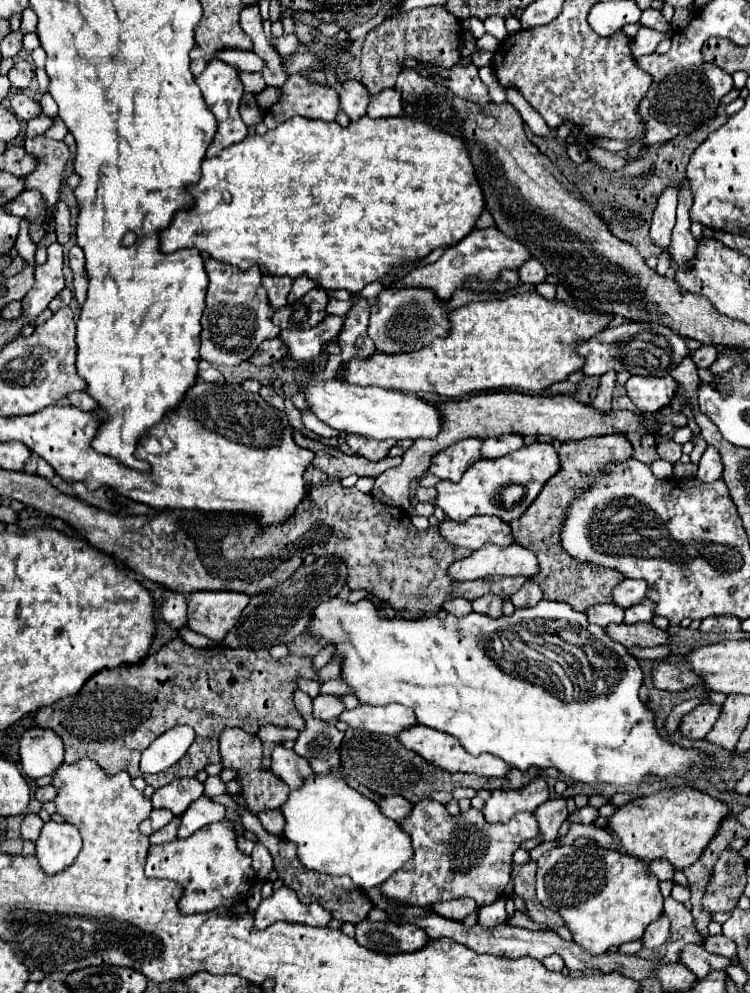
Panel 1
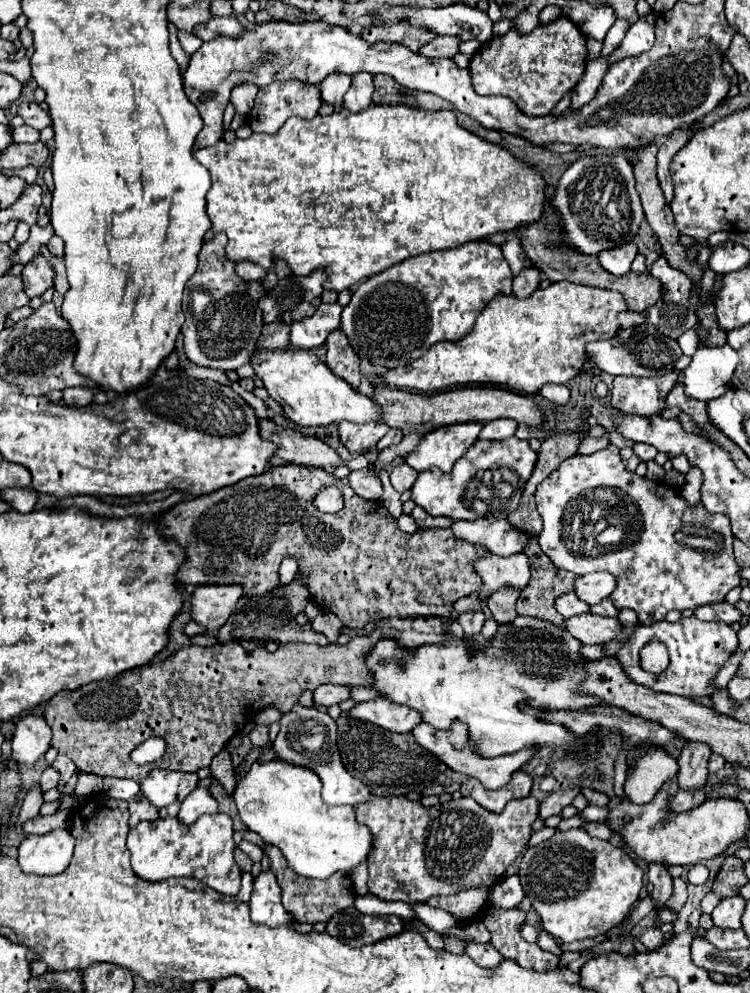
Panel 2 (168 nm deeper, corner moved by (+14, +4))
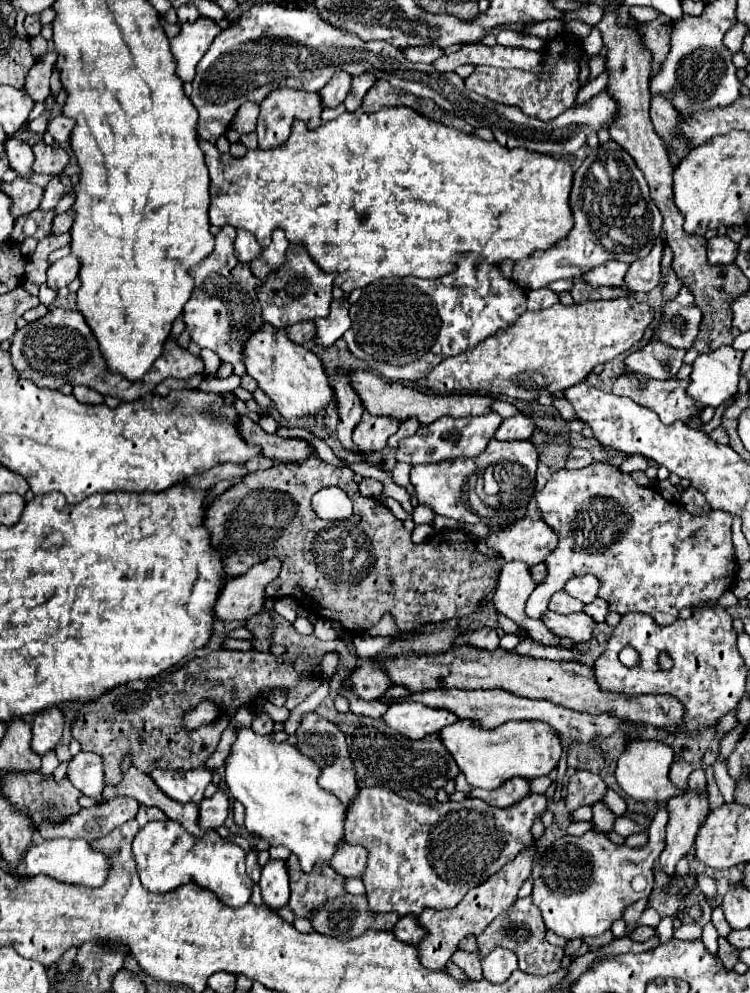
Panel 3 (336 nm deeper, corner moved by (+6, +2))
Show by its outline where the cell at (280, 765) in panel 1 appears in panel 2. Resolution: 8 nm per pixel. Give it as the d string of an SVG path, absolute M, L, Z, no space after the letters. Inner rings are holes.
M255 726L255 728L251 730L249 738L251 738L253 746L257 746L257 748L265 748L265 746L269 744L269 734L267 734L267 726Z

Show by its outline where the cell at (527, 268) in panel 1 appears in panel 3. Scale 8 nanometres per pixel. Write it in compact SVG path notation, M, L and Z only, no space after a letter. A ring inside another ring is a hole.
M549 288L531 290L527 294L527 308L529 310L543 310L543 308L549 308L549 306L553 306L557 302L559 302L559 296Z

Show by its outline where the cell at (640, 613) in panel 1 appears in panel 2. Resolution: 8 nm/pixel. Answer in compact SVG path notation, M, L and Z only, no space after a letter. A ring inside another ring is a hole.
M603 600L601 604L591 606L591 612L599 614L599 616L611 616L611 618L619 616L619 608L613 604L613 600Z

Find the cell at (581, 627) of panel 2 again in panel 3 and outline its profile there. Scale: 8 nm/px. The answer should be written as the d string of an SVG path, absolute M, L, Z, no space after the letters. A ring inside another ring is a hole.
M545 610L541 614L541 620L549 628L549 632L553 632L555 636L561 636L561 638L571 638L573 642L589 642L591 640L591 632L595 628L593 618L589 618L583 612L563 616L563 614Z

